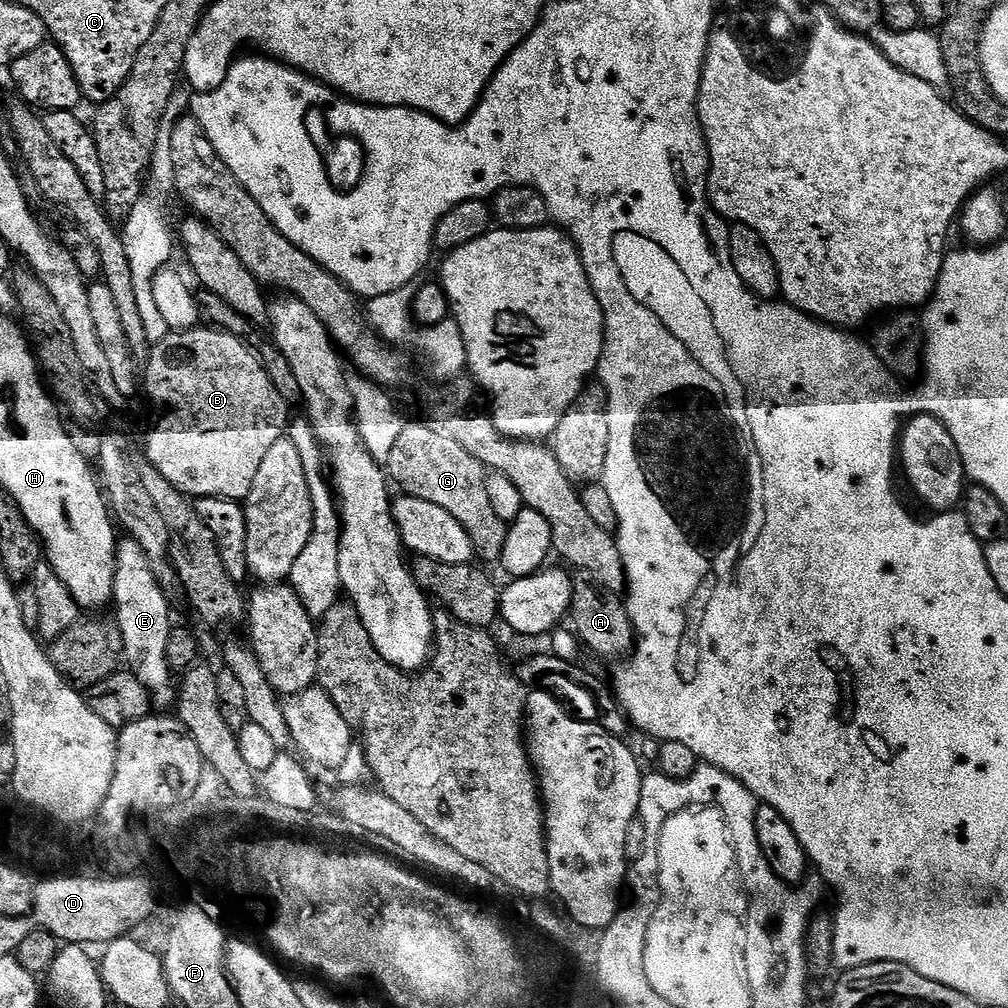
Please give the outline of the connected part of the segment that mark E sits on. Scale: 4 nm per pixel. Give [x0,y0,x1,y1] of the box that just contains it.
[112,538,177,709]

